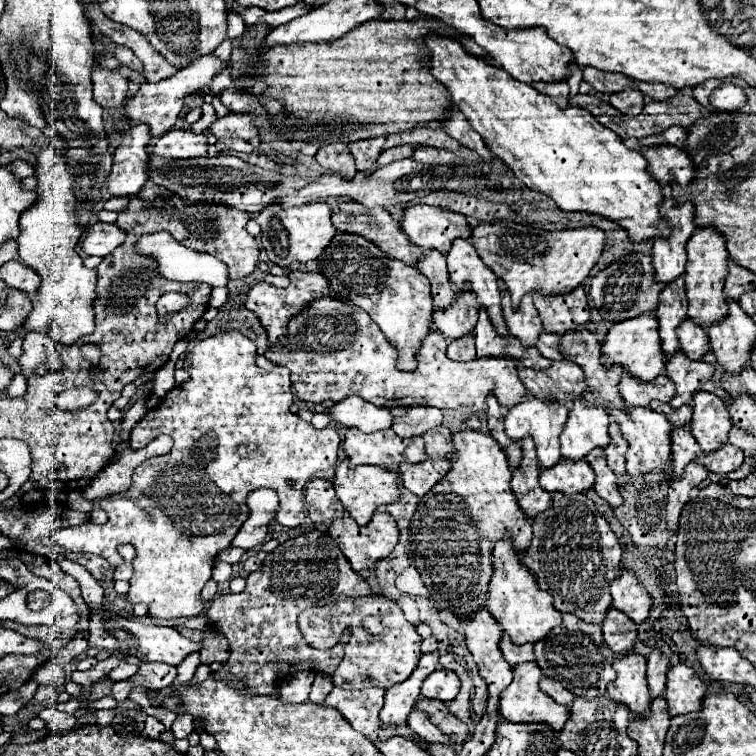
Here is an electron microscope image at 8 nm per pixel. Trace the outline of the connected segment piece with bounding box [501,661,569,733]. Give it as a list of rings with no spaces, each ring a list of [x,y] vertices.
[[[533,661],[521,663],[521,665],[513,667],[513,675],[515,675],[513,683],[501,693],[501,717],[505,721],[513,721],[513,723],[545,723],[555,733],[561,733],[565,721],[569,719],[569,707],[557,705],[539,689],[541,669],[537,667],[537,663],[533,663]]]

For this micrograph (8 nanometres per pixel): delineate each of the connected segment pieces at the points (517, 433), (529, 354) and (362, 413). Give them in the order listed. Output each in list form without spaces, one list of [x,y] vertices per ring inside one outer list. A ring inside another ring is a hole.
[[[523,401],[517,403],[513,409],[509,409],[507,417],[505,417],[505,433],[513,439],[513,441],[523,441],[525,437],[533,437],[535,447],[537,447],[537,459],[539,459],[539,467],[553,467],[557,465],[557,461],[561,459],[559,453],[559,435],[561,429],[565,427],[569,411],[565,409],[565,405],[553,403],[553,401]]]
[[[483,309],[479,311],[479,321],[475,327],[475,341],[477,341],[477,357],[505,357],[505,359],[511,357],[531,369],[547,369],[553,363],[545,359],[543,355],[539,355],[537,349],[531,349],[531,351],[525,349],[515,337],[507,337],[507,339],[499,337]]]
[[[347,397],[329,409],[329,417],[345,427],[357,427],[363,433],[373,433],[389,429],[393,425],[393,415],[389,409],[381,409],[361,397]]]

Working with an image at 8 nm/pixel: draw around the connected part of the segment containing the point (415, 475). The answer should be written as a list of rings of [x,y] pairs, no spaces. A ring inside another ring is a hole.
[[[427,459],[419,465],[401,465],[399,469],[403,485],[411,493],[423,497],[437,481],[441,481],[441,477],[445,477],[445,473],[449,473],[451,463],[447,459]]]

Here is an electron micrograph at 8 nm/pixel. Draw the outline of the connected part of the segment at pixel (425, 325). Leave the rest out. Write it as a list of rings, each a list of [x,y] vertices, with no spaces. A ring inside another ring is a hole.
[[[337,233],[331,245],[319,259],[319,269],[331,283],[331,289],[361,307],[381,327],[387,341],[399,351],[397,369],[413,371],[417,367],[417,349],[431,331],[433,321],[433,299],[429,281],[419,273],[417,267],[407,267],[401,261],[389,259],[371,241],[359,235]]]

